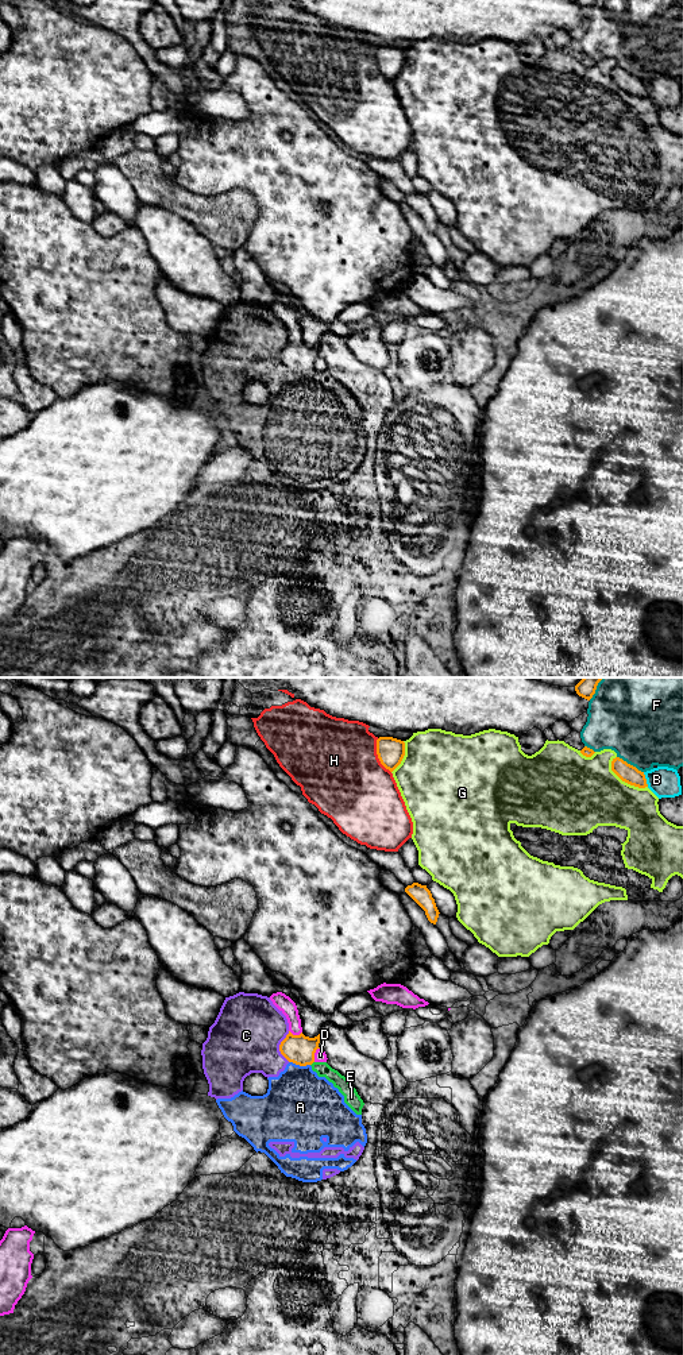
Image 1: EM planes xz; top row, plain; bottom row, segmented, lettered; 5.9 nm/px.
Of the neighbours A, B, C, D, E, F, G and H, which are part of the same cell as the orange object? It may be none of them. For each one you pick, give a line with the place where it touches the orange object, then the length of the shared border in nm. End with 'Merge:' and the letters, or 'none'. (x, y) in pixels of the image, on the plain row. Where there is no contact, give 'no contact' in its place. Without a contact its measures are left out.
Merge: none

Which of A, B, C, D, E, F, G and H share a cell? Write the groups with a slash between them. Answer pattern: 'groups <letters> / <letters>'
groups A C E / B / D / F / G / H

